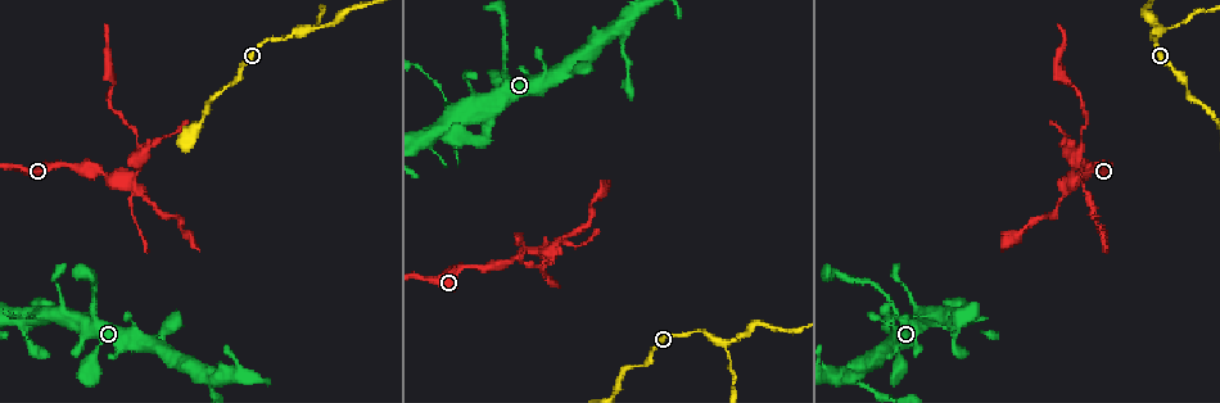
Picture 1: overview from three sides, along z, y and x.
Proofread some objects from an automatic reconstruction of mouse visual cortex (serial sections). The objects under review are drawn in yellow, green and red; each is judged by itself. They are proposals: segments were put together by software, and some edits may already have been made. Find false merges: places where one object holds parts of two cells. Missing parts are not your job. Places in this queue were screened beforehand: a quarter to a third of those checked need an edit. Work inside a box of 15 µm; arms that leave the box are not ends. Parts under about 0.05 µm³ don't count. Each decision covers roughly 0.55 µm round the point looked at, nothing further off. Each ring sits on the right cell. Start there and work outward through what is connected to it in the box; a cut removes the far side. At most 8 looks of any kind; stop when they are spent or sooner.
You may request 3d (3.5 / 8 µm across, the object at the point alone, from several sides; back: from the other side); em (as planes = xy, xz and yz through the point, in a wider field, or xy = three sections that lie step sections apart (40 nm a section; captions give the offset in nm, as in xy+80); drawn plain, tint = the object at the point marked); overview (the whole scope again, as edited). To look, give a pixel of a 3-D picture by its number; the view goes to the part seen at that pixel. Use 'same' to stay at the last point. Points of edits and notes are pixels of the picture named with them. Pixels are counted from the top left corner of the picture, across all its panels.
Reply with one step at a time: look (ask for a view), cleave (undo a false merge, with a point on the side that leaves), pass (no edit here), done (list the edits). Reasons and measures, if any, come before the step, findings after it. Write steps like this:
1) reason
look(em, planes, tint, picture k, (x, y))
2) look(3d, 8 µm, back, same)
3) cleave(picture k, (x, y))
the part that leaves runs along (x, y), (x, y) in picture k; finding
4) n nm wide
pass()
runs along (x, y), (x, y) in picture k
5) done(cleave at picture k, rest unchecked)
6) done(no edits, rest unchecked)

thin neck
look(3d, 8 µm, picture 1, (723, 342))

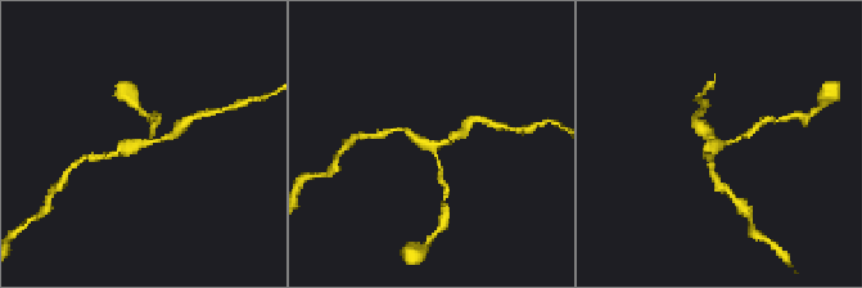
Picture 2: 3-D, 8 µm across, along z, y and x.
need the tissue
look(em, xy, step 5, tint, picture 2, (719, 143))

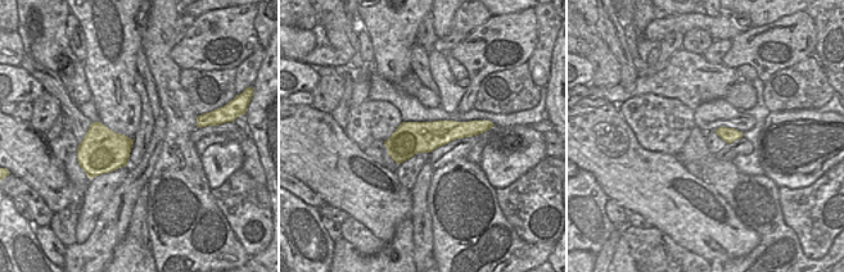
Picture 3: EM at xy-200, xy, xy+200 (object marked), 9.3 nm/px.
3 arms; arms of 150, 150, 200 nm
pass()
runs along (111, 154), (174, 134) in picture 2; continuous, no second cell

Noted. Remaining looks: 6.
two arms at a narrow angle
look(3d, 8 µm, picture 1, (1078, 178))

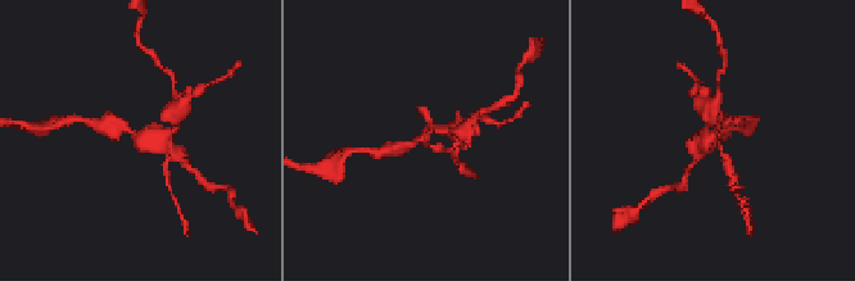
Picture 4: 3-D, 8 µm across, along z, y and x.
closer look
look(3d, 3.5 µm, picture 4, (711, 138))

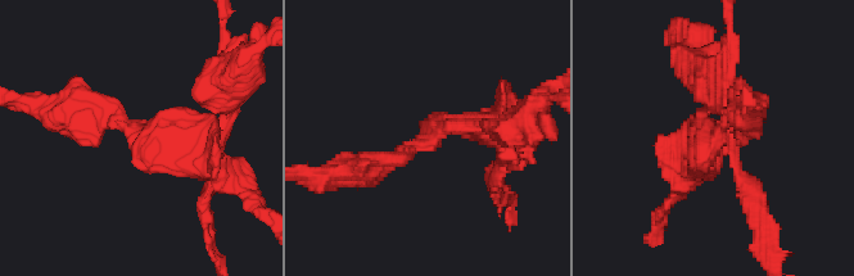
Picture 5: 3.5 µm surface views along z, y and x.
pass()
runs along (356, 172), (446, 123), (501, 132) in picture 5; one cell here

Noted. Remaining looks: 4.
closes a loop
look(3d, 3.5 µm, picture 1, (946, 306))

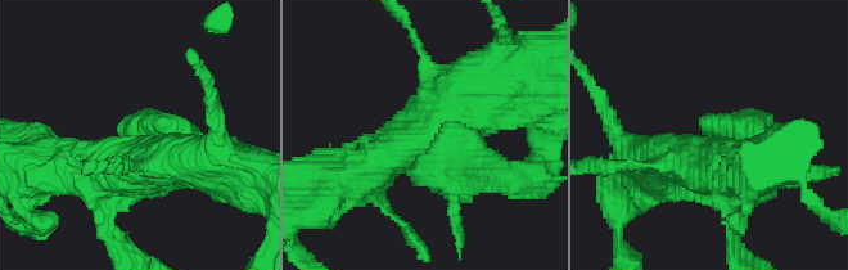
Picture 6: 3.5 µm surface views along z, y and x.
pass()
runs along (509, 80), (497, 80), (368, 169) in picture 6; continuous, no second cell

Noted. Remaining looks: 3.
done(no edits, rest unchecked)

